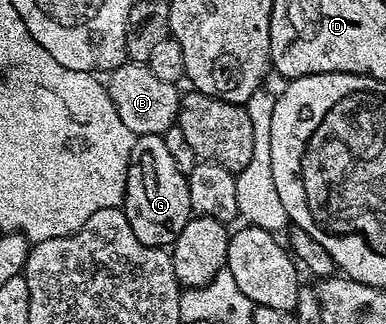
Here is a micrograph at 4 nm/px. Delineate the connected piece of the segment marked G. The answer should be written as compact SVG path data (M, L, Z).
M137 136L134 150L130 150L126 194L122 205L130 230L134 230L138 242L146 246L164 248L170 246L182 234L182 226L192 219L188 177L170 158L163 136Z

